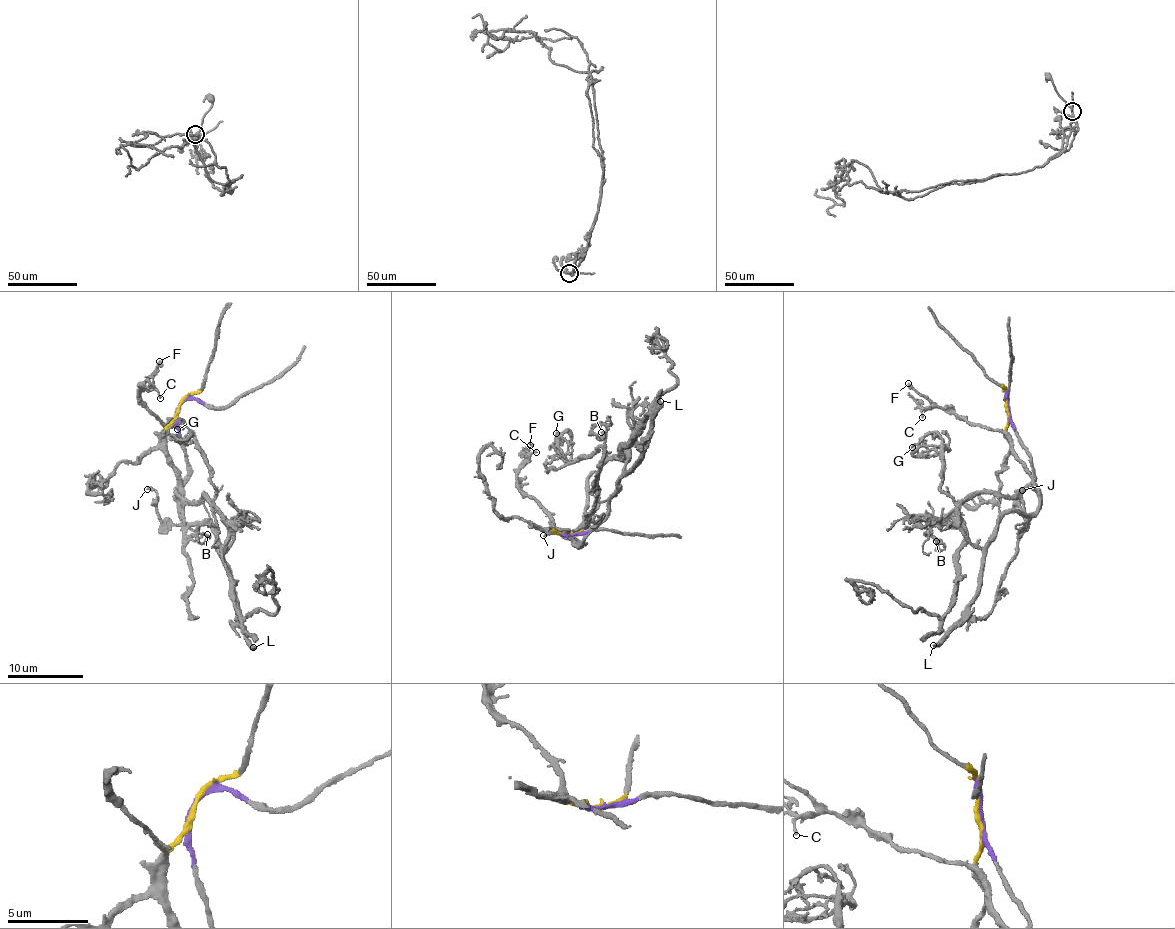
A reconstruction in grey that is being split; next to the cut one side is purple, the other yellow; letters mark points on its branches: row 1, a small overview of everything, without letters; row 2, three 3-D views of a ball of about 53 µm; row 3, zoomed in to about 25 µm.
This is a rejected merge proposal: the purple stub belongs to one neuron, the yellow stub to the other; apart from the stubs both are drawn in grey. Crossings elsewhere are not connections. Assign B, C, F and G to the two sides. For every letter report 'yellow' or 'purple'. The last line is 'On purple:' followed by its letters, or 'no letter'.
B: purple
C: yellow
F: yellow
G: purple
On purple: B, G

